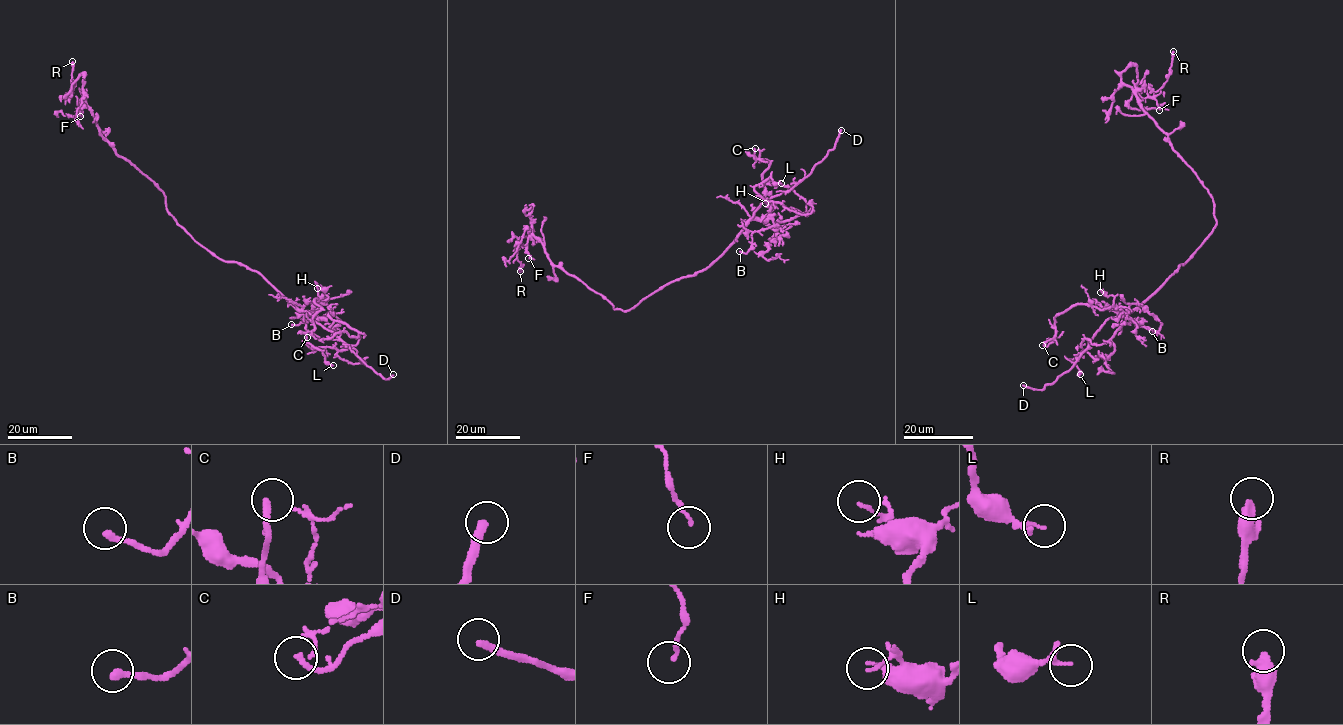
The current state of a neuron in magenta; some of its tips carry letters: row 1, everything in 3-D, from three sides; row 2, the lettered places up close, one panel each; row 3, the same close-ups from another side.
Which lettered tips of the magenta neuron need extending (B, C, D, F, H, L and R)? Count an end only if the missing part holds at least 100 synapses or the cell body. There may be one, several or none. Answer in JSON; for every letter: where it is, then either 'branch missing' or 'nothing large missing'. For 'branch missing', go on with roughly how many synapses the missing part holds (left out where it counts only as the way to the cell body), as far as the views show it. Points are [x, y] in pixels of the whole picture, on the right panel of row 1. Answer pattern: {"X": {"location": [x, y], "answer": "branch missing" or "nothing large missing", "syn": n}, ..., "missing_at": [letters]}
{"B": {"location": [1152, 331], "answer": "nothing large missing"}, "C": {"location": [1042, 345], "answer": "nothing large missing"}, "D": {"location": [1023, 385], "answer": "branch missing"}, "F": {"location": [1159, 110], "answer": "nothing large missing"}, "H": {"location": [1100, 292], "answer": "nothing large missing"}, "L": {"location": [1080, 374], "answer": "nothing large missing"}, "R": {"location": [1173, 51], "answer": "nothing large missing"}, "missing_at": ["D"]}

